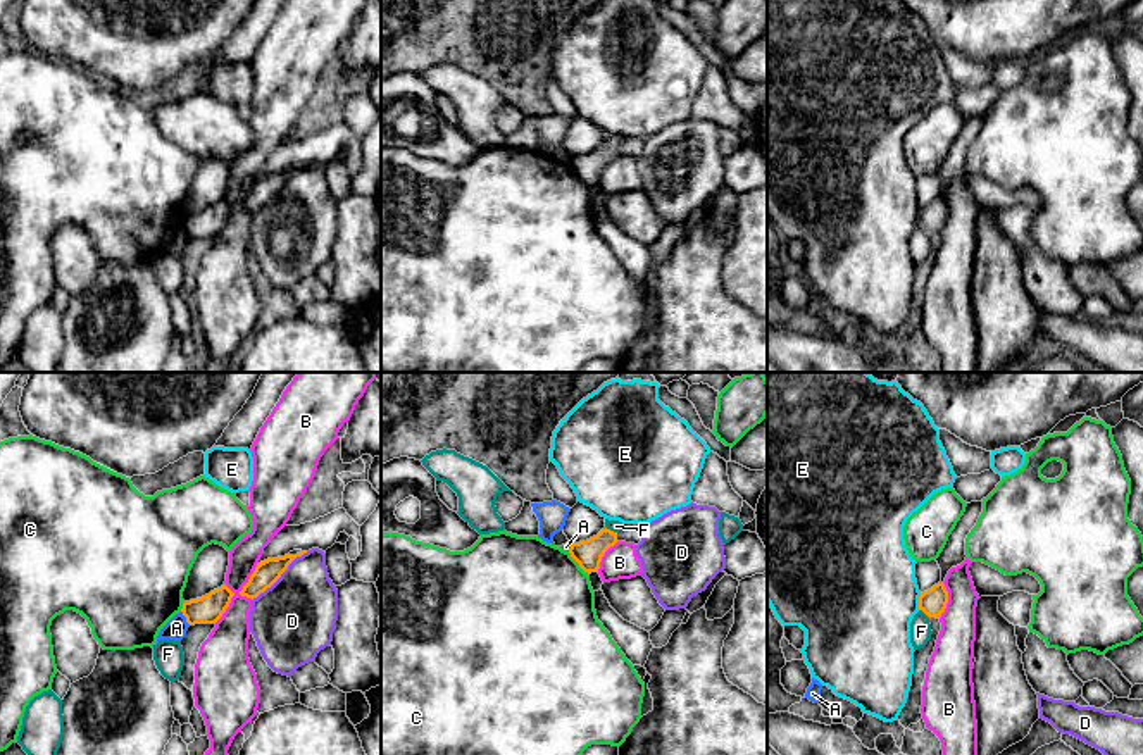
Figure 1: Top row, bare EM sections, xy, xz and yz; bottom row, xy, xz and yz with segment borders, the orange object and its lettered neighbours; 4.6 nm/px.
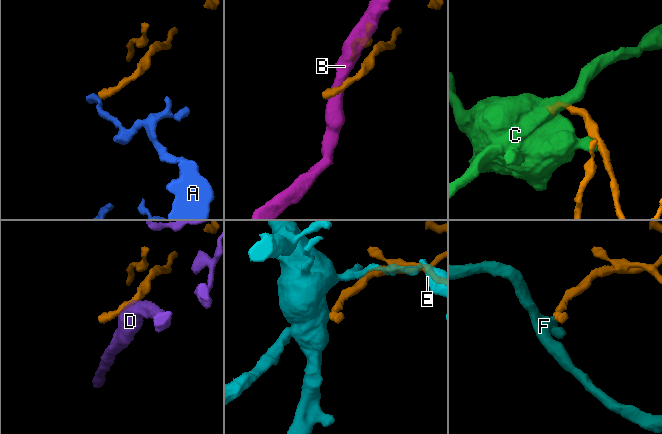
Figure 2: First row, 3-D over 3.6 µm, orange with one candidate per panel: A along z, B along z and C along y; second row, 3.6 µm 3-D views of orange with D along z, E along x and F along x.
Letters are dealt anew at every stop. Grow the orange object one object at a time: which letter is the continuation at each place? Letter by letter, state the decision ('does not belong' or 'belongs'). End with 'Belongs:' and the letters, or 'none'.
A: does not belong
B: does not belong
C: does not belong
D: does not belong
E: does not belong
F: does not belong
Belongs: none

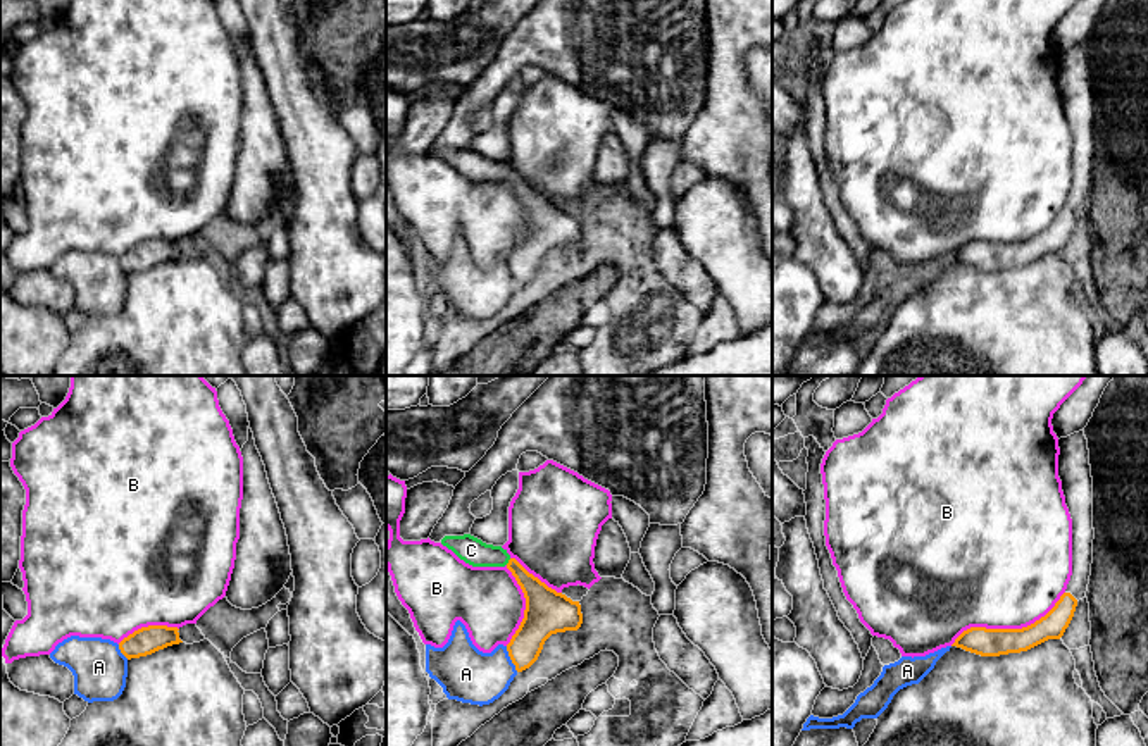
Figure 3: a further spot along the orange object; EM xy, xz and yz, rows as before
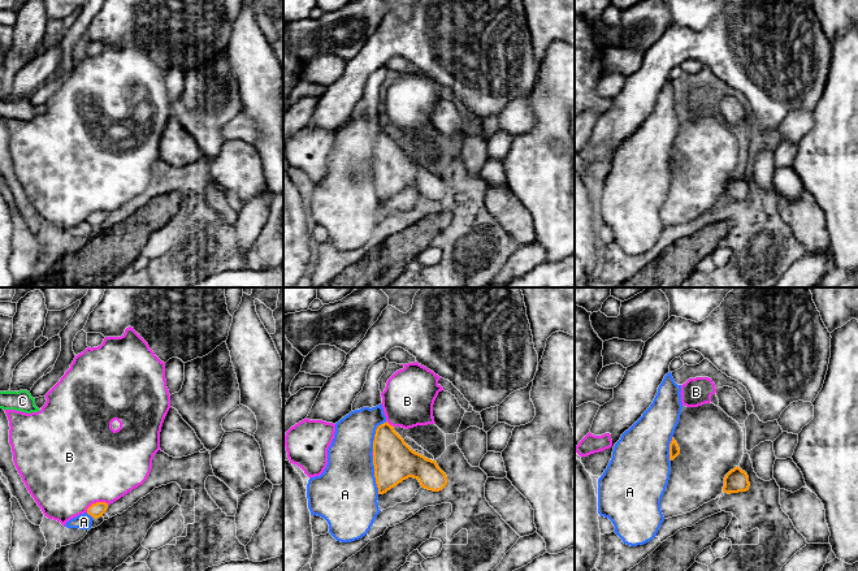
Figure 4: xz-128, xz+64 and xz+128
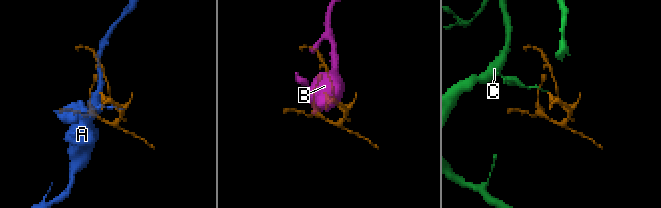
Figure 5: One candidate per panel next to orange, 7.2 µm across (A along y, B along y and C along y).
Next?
A: does not belong
B: does not belong
C: belongs
Belongs: C

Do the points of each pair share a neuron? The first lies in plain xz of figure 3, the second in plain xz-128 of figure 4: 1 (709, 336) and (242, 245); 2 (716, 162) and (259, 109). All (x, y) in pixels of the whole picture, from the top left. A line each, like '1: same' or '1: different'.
1: same
2: same

